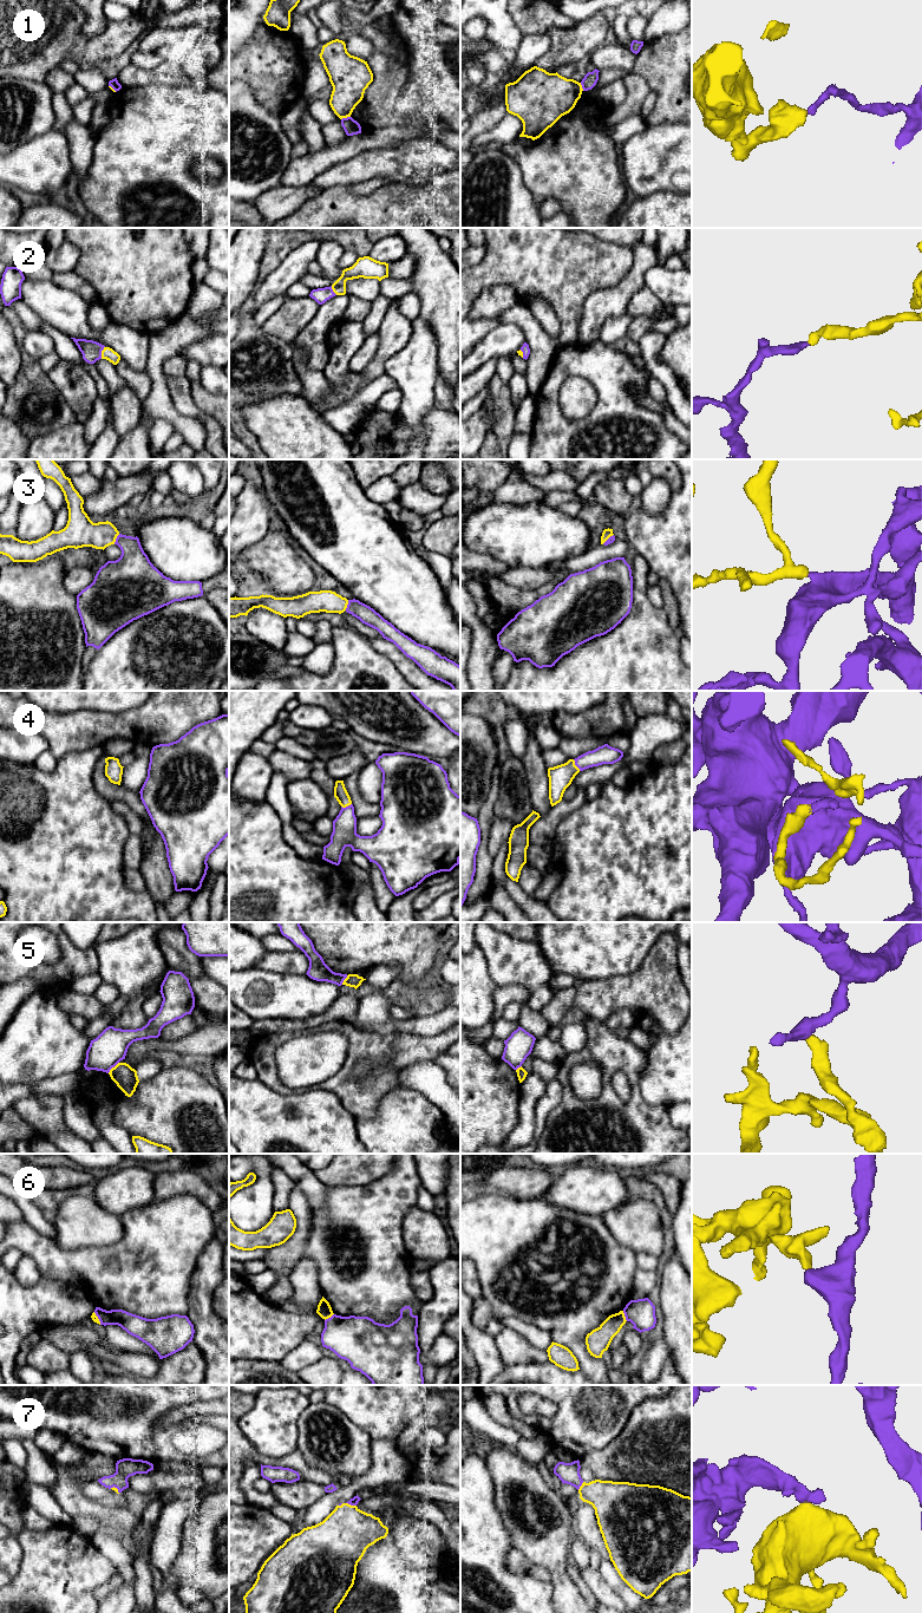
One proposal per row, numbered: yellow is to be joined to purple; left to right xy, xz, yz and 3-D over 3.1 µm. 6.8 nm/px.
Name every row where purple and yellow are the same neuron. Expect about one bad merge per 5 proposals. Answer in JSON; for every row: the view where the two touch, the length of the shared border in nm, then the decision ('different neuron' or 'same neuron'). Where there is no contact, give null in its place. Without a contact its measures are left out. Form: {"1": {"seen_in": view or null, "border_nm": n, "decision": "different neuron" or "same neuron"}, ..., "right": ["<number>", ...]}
{"1": {"seen_in": "xz", "border_nm": 70, "decision": "different neuron"}, "2": {"seen_in": "xy", "border_nm": 90, "decision": "same neuron"}, "3": {"seen_in": "xy", "border_nm": 80, "decision": "same neuron"}, "4": {"seen_in": "yz", "border_nm": 90, "decision": "same neuron"}, "5": {"seen_in": "xy", "border_nm": 110, "decision": "different neuron"}, "6": {"seen_in": "yz", "border_nm": 80, "decision": "different neuron"}, "7": {"seen_in": "xz", "border_nm": 80, "decision": "same neuron"}, "right": ["2", "3", "4", "7"]}

